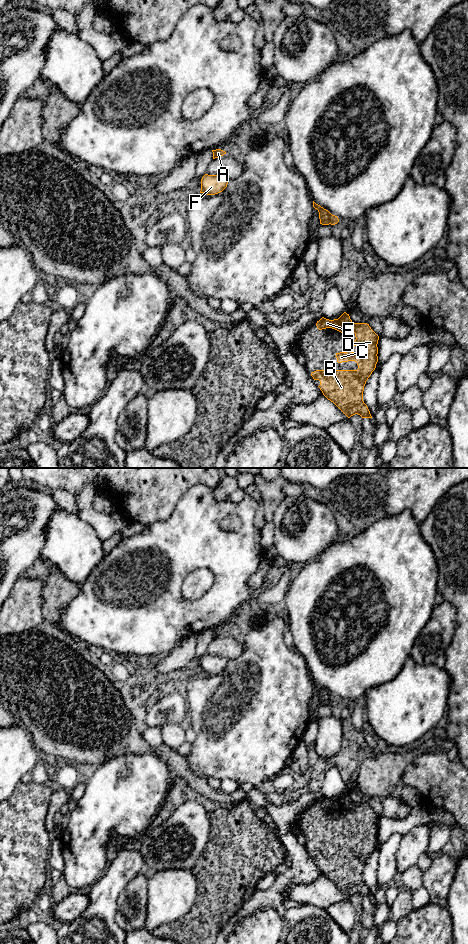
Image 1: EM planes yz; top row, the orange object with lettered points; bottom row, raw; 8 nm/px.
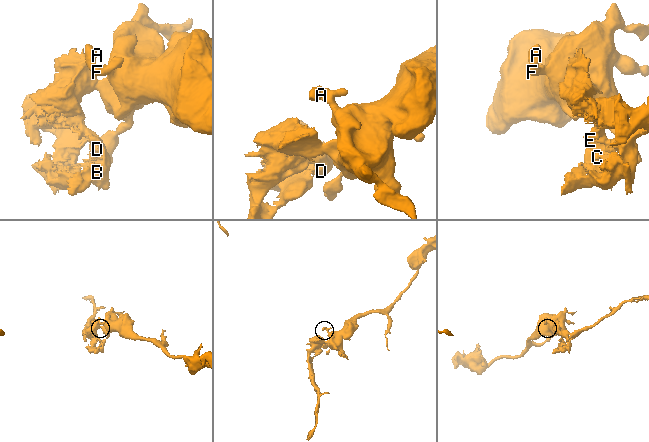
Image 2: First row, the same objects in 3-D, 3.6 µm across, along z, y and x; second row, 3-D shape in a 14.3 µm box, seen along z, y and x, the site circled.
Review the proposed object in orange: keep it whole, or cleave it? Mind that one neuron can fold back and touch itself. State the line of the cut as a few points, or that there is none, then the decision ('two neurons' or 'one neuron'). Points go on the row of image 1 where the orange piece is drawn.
cut in yz along (331, 214), (328, 223); two neurons

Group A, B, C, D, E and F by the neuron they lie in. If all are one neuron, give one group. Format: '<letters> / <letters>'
A F / B C D E

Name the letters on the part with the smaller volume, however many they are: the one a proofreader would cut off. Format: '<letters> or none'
B, C, D, E

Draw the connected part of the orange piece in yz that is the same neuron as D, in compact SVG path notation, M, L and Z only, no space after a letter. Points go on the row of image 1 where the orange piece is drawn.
M344 312L338 319L329 320L322 317L317 321L316 326L319 330L332 328L342 334L353 332L355 334L354 346L362 347L363 351L357 352L340 352L336 353L338 363L355 361L358 365L357 370L316 370L311 373L314 380L319 380L318 386L323 395L333 402L348 418L358 414L362 418L372 418L367 405L363 401L363 391L366 381L376 368L378 362L378 340L379 336L371 329L367 323L354 323L349 314Z

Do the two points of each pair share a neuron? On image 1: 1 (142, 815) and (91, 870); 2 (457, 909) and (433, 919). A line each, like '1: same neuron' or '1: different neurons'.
1: same neuron
2: different neurons

